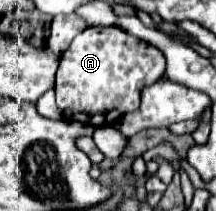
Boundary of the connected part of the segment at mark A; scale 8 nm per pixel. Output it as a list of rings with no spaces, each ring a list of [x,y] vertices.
[[[92,26],[80,32],[70,48],[62,54],[55,77],[56,104],[66,120],[78,120],[90,126],[110,126],[126,112],[138,110],[140,90],[148,84],[154,84],[166,72],[166,62],[160,50],[150,44],[144,44],[140,38],[124,34],[118,26]]]

